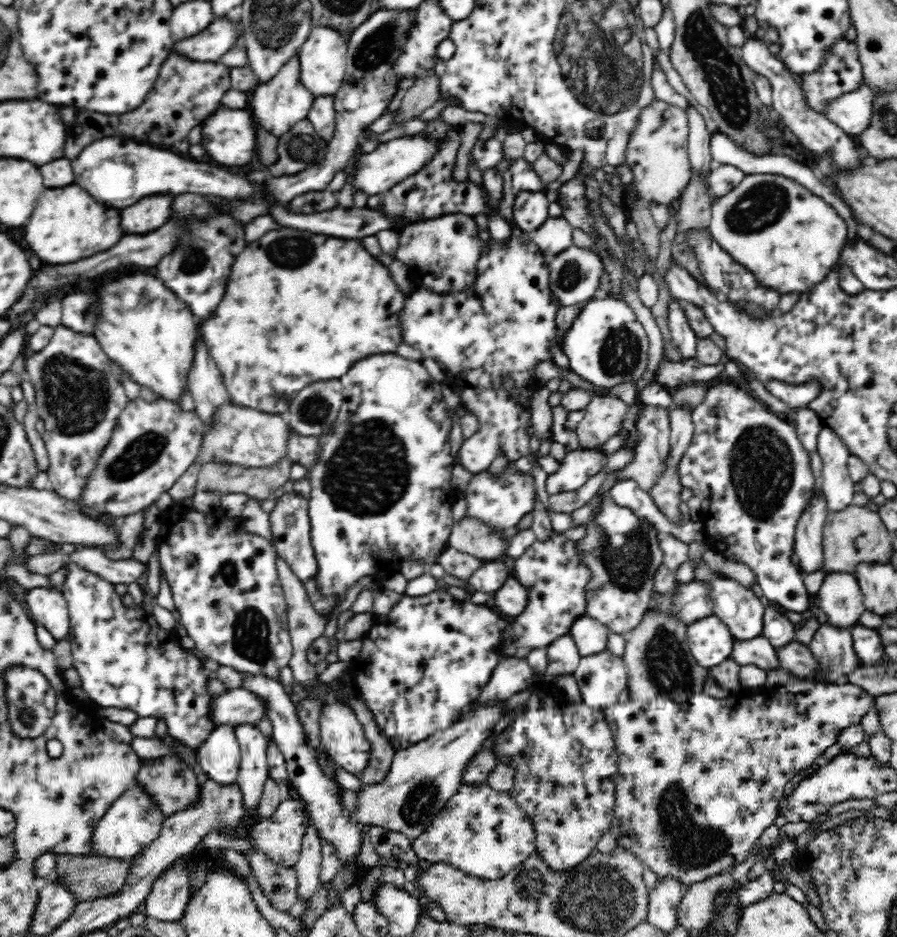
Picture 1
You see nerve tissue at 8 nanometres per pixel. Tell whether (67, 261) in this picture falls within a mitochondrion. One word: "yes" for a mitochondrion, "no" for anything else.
no

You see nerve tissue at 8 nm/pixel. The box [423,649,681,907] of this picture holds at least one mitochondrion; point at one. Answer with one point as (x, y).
(589, 678)

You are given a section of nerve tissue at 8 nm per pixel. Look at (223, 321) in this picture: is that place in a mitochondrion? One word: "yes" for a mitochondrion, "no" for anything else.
no

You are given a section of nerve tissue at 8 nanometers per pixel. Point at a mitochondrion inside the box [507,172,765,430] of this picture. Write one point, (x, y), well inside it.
(619, 351)

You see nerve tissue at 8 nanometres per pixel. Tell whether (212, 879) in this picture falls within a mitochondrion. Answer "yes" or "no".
no

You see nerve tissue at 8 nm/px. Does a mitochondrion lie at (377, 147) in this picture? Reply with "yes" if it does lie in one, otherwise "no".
no

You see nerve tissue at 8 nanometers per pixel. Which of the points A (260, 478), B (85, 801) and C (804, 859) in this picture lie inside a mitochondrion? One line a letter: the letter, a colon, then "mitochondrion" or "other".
A: other
B: other
C: other

